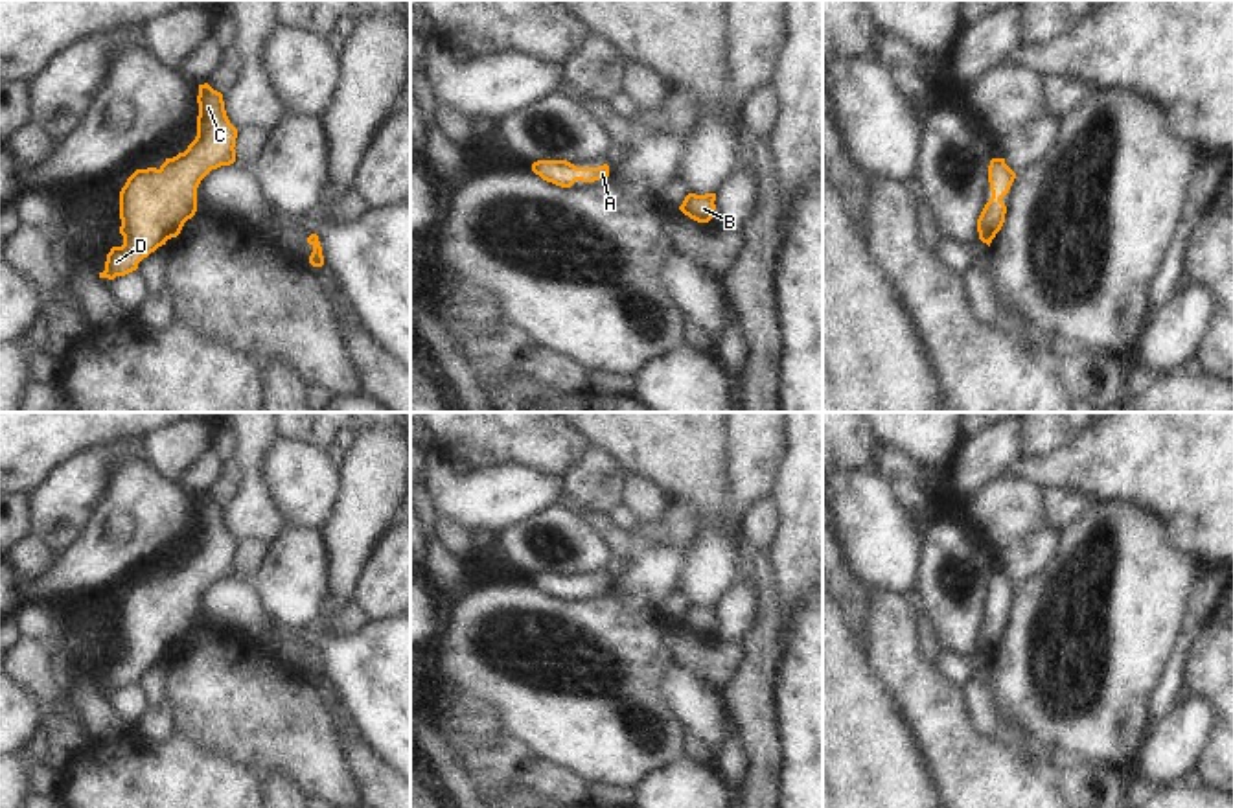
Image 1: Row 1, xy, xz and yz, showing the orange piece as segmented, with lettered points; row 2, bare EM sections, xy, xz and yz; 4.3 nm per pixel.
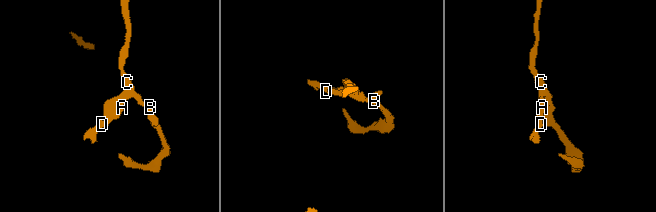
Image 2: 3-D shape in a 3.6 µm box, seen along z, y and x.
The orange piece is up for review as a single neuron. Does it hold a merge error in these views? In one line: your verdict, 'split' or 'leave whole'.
leave whole

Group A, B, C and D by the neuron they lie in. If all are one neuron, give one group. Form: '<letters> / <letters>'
A B C D

